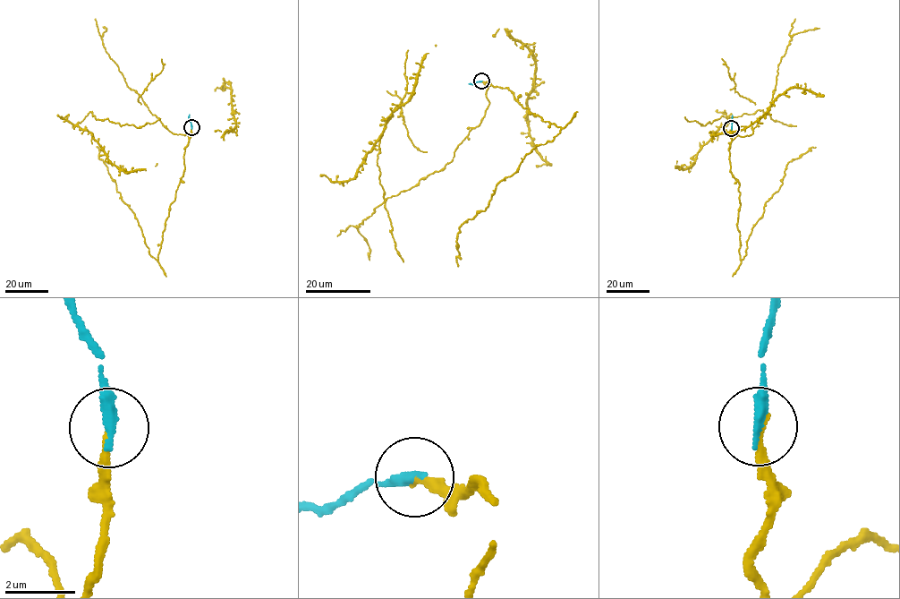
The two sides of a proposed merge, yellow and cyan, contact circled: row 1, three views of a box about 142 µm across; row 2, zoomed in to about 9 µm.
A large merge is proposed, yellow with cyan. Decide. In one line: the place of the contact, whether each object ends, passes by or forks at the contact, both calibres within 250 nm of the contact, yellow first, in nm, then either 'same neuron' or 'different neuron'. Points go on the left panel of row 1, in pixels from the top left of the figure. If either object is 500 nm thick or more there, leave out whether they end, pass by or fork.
place (191, 127); yellow ends; cyan ends; calibres 200 and 360 nm; same neuron

